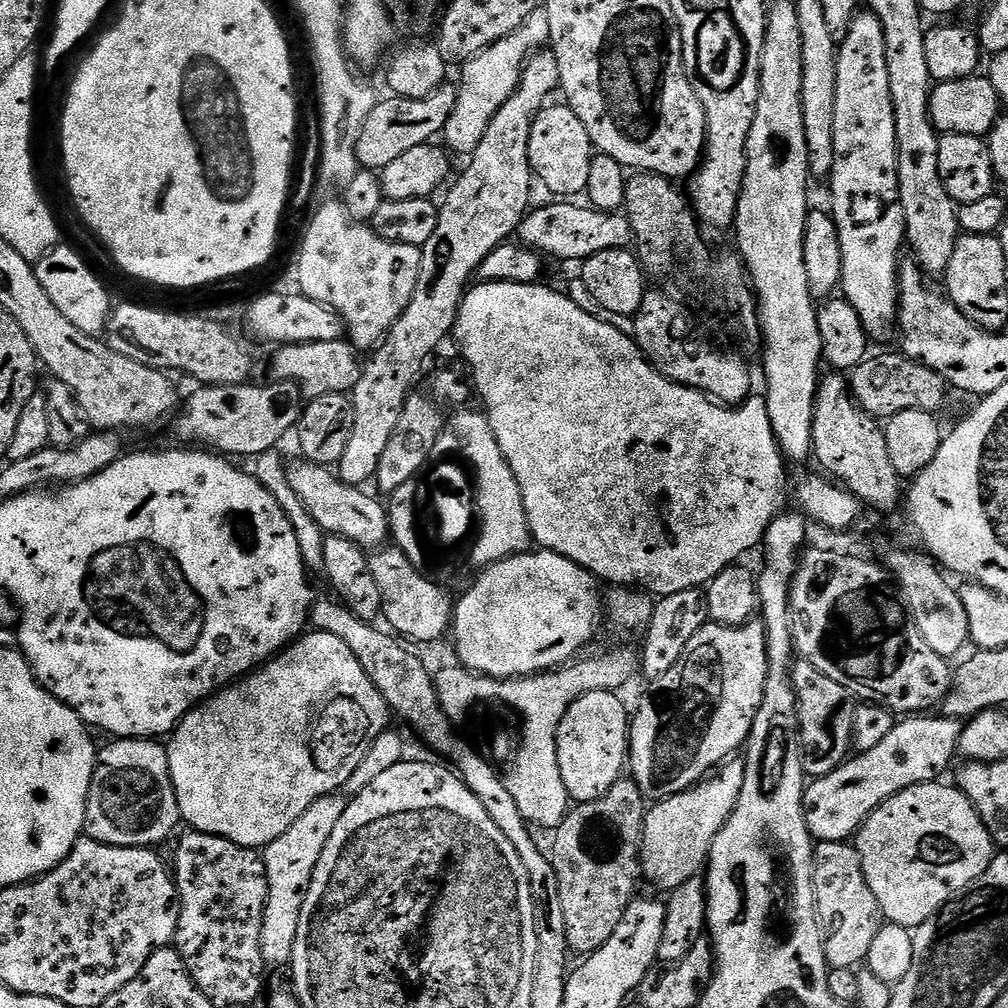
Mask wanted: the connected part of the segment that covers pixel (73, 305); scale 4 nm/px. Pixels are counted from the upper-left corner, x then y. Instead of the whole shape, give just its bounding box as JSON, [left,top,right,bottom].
[35,246,114,337]

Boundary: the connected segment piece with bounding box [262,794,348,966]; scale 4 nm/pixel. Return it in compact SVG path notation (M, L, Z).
M333 794L318 798L282 838L274 838L262 855L268 879L268 897L262 922L262 954L265 965L287 965L292 958L294 942L298 934L298 922L302 922L302 902L306 902L306 894L310 890L310 882L314 878L314 870L318 866L318 858L322 858L322 850L326 850L326 842L334 834L334 826L338 826L338 818L346 810L348 800L343 795Z

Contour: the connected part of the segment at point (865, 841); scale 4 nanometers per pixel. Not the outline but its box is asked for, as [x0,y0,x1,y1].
[854,783,992,930]

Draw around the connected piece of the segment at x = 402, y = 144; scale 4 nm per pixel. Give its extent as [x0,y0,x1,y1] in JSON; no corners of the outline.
[356,82,456,168]

